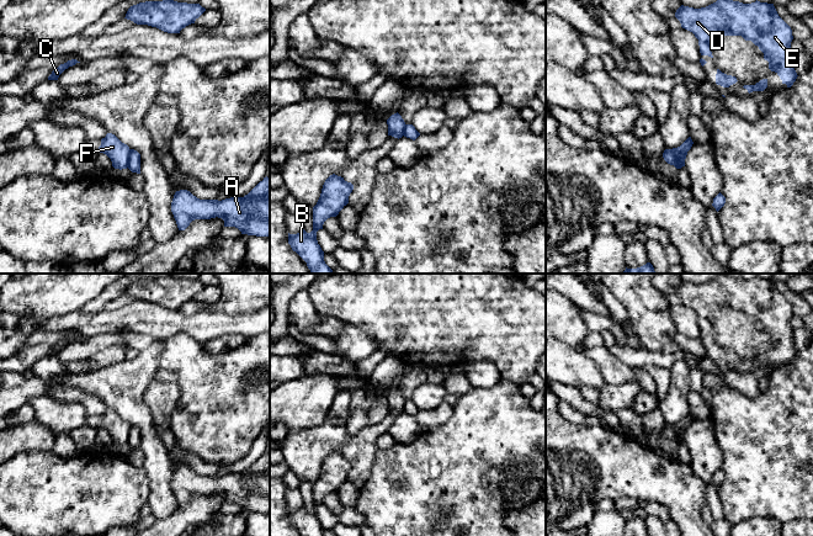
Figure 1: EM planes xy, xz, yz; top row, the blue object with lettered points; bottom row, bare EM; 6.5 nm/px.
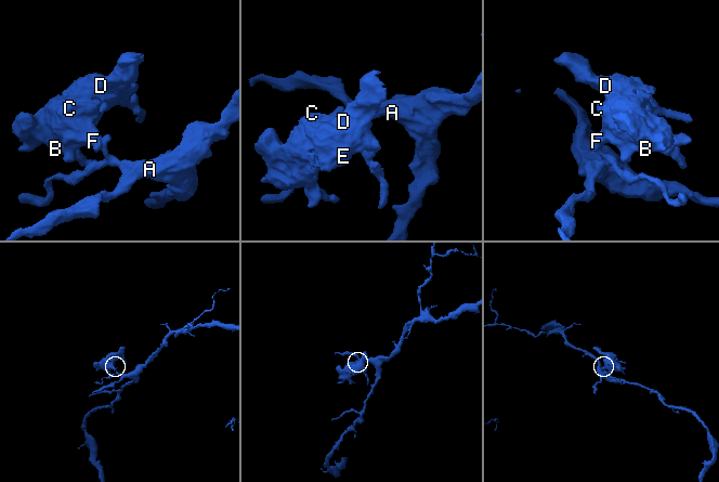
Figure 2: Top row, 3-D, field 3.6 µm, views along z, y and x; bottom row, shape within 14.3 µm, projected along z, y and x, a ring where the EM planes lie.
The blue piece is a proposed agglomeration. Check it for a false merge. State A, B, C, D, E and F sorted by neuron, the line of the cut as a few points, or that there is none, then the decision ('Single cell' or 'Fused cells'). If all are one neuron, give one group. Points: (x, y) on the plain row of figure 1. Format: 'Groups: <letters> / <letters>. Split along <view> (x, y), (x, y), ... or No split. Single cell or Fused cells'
Groups: A / B C D E F. Split along yz (686, 428), (679, 433), (675, 442). Fused cells

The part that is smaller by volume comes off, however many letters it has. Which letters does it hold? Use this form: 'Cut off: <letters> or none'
Cut off: B, C, D, E, F

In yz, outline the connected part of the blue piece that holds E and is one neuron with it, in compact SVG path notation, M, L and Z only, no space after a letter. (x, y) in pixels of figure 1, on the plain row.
M718 274L716 278L701 285L681 281L675 293L682 304L698 315L701 331L713 334L711 319L718 312L742 312L759 323L769 338L769 345L780 352L782 360L791 363L796 357L798 351L791 325L792 306L779 292L774 280L758 276L743 280Z

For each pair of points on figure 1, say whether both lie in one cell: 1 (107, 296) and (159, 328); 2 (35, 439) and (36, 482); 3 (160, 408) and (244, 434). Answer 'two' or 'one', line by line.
1: two
2: two
3: two

